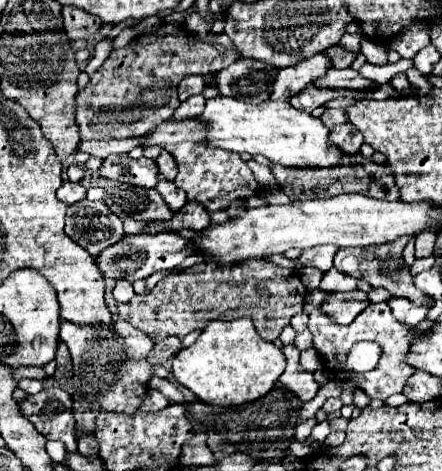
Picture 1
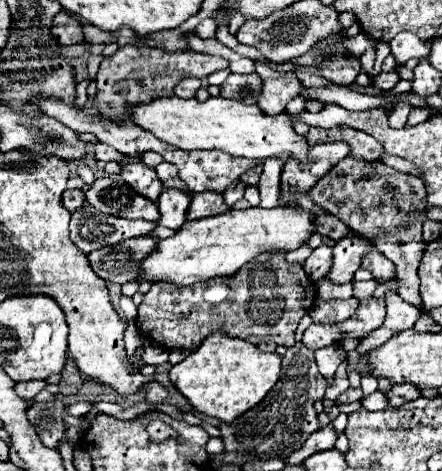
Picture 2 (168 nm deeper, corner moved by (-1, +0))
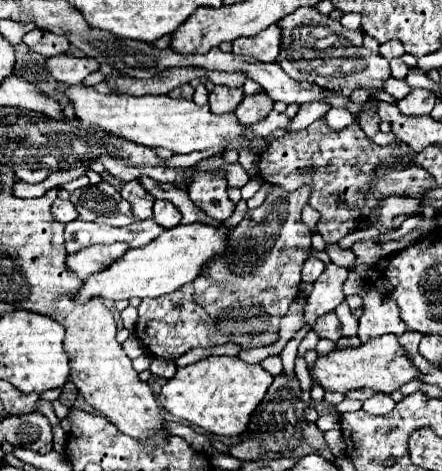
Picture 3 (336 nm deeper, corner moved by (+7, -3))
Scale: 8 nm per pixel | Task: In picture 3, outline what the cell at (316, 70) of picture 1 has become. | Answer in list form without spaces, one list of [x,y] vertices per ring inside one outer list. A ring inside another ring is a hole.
[[[260,92],[260,94],[254,94],[254,96],[246,96],[240,106],[236,106],[234,114],[236,118],[248,126],[248,124],[254,124],[254,122],[260,122],[262,118],[268,116],[268,112],[272,110],[274,102],[268,98],[268,94]]]

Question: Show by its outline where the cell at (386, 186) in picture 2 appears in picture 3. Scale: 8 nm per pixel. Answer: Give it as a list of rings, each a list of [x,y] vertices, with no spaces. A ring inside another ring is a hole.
[[[390,196],[382,200],[382,208],[380,216],[374,216],[370,220],[366,220],[364,224],[374,226],[374,228],[392,228],[392,226],[400,226],[416,208],[420,206],[420,200],[414,198],[400,198],[400,196]]]

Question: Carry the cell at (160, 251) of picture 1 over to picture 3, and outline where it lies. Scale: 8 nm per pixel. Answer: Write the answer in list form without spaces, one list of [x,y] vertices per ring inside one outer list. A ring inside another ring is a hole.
[[[116,242],[112,246],[88,246],[88,250],[80,250],[66,258],[66,268],[74,272],[78,278],[88,278],[110,266],[114,260],[124,256],[128,246],[124,242]]]

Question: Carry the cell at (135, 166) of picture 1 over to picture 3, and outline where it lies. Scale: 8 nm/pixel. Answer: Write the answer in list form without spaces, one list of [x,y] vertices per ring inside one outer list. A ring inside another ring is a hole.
[[[138,180],[128,182],[128,184],[122,188],[120,194],[124,196],[124,200],[130,202],[130,206],[132,206],[132,214],[134,214],[136,220],[148,220],[148,218],[154,216],[154,214],[152,214],[154,198],[140,186]]]

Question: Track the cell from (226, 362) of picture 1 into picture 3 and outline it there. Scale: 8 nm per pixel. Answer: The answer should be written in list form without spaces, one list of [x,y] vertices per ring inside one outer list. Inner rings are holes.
[[[210,356],[186,368],[178,368],[176,376],[162,386],[162,408],[194,426],[204,428],[210,434],[234,438],[244,434],[252,412],[262,402],[272,376],[260,364],[246,364],[238,356]]]

